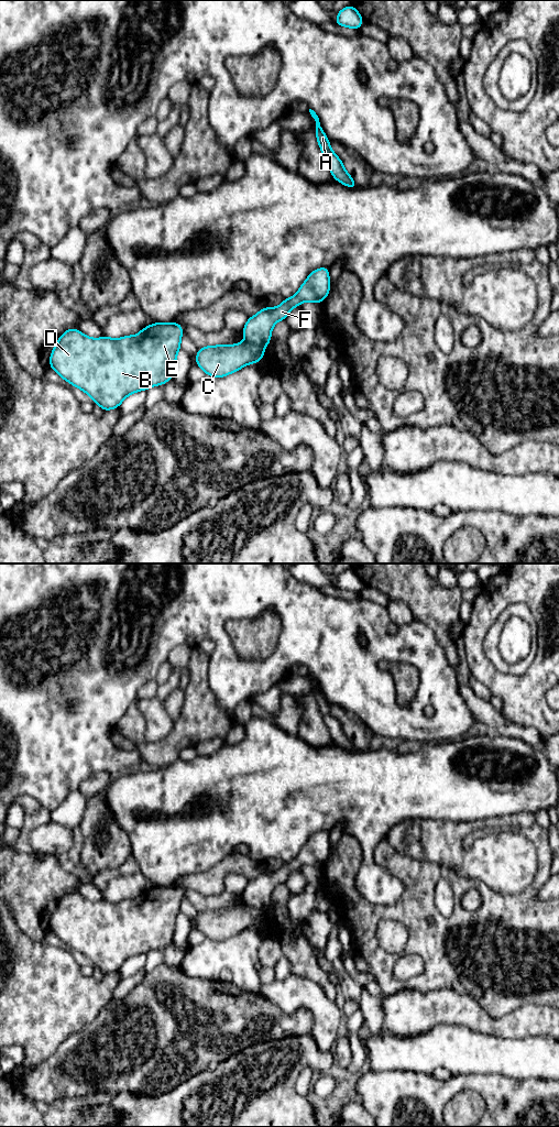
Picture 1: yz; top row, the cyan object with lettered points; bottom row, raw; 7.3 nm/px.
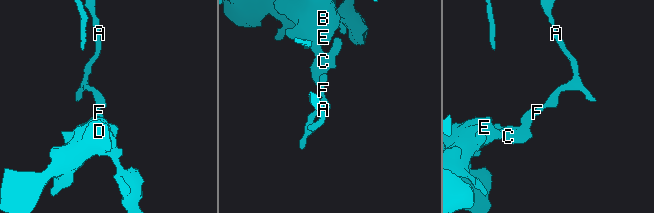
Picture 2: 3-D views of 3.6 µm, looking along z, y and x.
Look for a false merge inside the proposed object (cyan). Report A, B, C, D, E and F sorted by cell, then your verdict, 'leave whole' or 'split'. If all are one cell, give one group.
A F / B C D E; split

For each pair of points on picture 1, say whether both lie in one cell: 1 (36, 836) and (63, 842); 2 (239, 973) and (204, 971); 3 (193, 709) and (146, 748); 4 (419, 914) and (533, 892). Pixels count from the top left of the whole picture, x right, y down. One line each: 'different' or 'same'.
1: same
2: same
3: same
4: same

